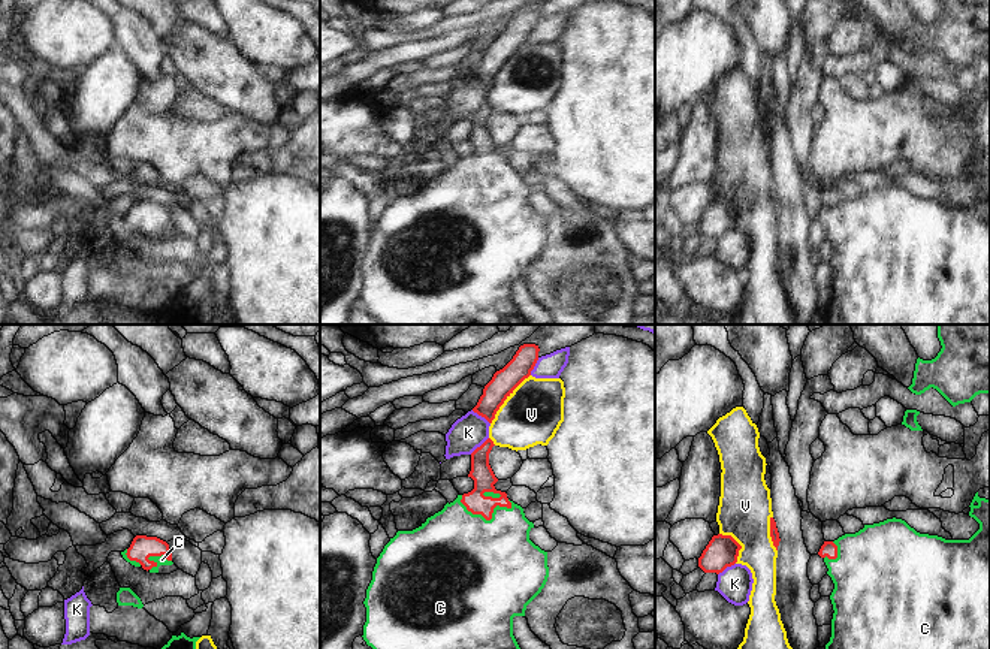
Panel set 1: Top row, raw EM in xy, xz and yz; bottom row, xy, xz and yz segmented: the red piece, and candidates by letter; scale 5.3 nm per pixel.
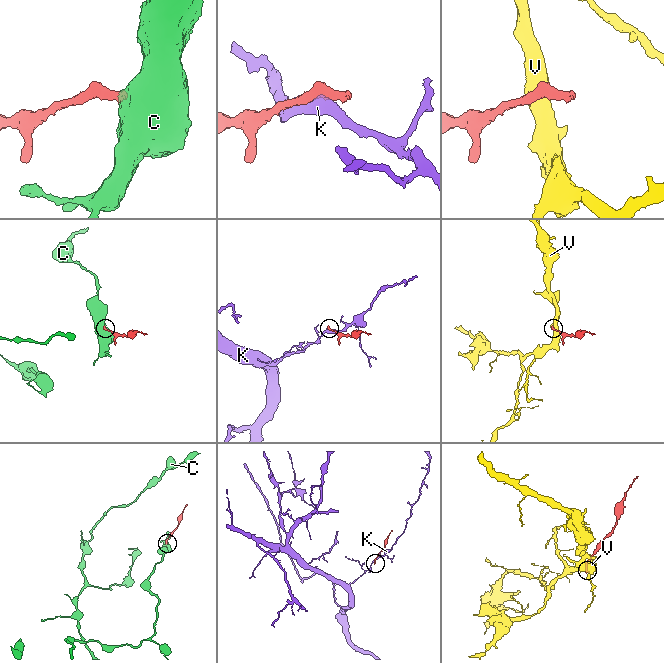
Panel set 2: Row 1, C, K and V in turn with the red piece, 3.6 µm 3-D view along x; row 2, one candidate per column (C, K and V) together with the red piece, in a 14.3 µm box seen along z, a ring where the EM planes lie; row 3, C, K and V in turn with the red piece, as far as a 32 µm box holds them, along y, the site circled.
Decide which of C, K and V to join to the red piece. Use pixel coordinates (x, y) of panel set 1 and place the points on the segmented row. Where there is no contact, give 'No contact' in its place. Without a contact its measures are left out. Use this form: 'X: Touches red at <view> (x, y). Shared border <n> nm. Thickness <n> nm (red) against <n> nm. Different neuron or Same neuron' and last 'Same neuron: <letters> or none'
C: Touches red at xz (486, 519). Shared border 300 nm. Thickness 120 nm (red) against 500 nm. Same neuron
K: Touches red at xz (480, 414). Shared border 130 nm. Thickness 140 nm (red) against 190 nm. Different neuron
V: Touches red at xz (506, 398). Shared border 340 nm. Thickness 140 nm (red) against 320 nm. Different neuron
Same neuron: C.

